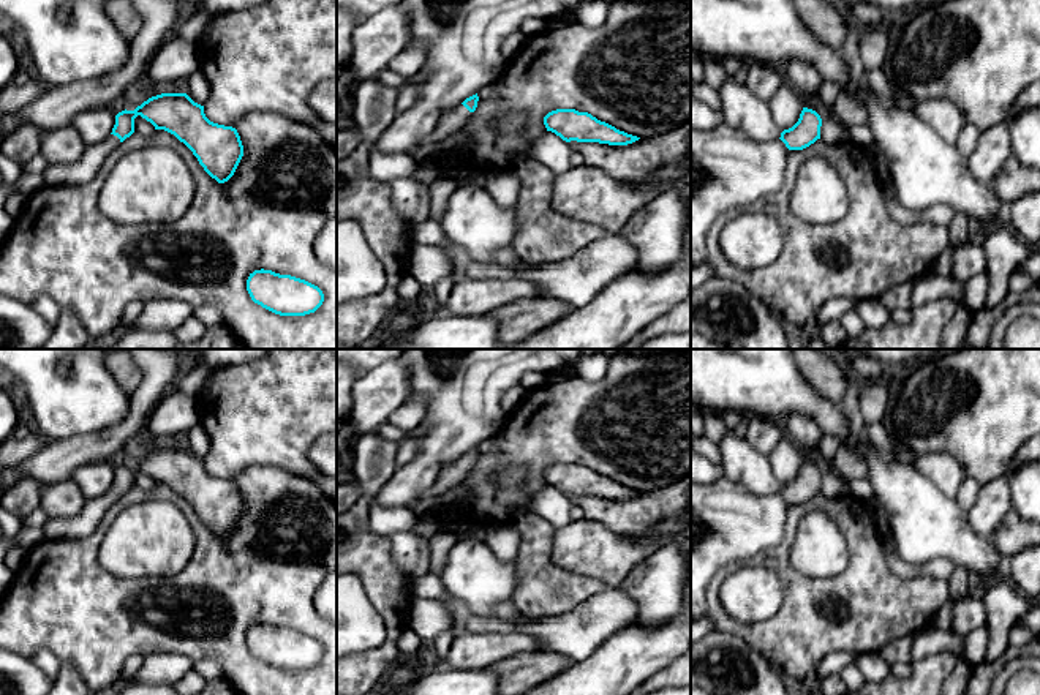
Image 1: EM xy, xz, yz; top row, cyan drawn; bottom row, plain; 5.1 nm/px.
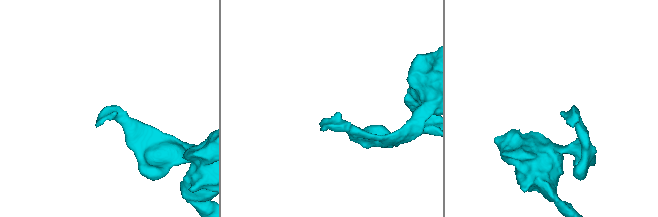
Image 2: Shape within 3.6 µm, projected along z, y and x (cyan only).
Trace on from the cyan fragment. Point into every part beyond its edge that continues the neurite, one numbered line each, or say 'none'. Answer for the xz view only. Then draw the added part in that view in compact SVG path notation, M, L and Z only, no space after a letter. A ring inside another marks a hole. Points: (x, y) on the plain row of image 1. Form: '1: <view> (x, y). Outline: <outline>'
1: xz (452, 474). Outline: M463 458L444 464L438 474L435 485L428 491L425 491L419 499L433 498L452 488L457 488L468 477L473 468L474 466L469 466Z

